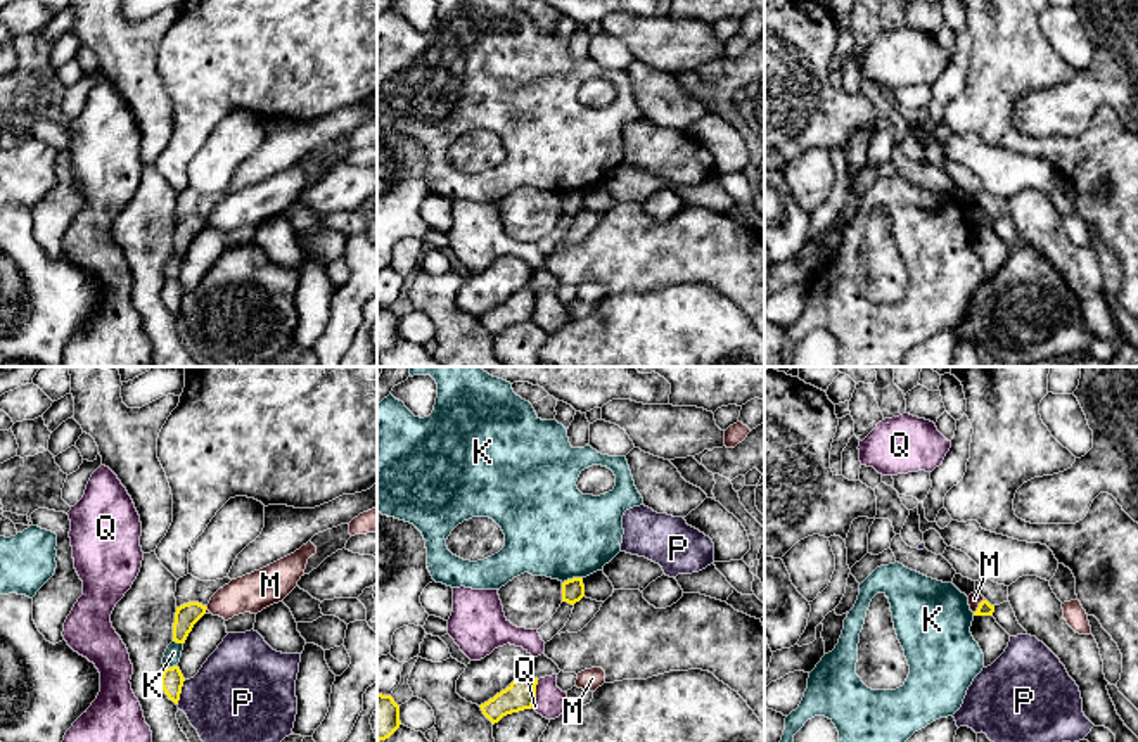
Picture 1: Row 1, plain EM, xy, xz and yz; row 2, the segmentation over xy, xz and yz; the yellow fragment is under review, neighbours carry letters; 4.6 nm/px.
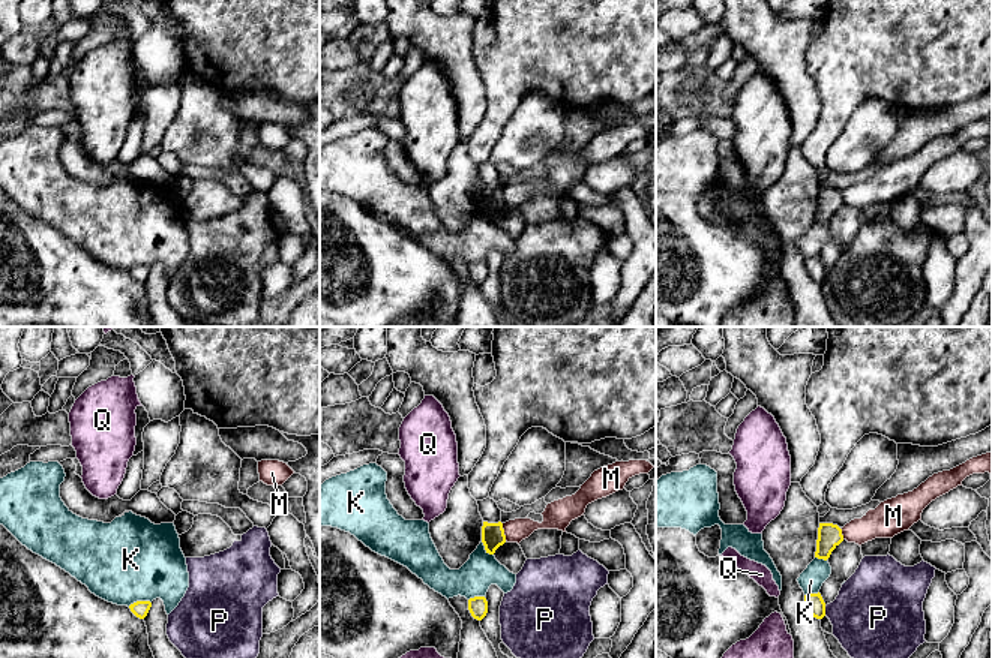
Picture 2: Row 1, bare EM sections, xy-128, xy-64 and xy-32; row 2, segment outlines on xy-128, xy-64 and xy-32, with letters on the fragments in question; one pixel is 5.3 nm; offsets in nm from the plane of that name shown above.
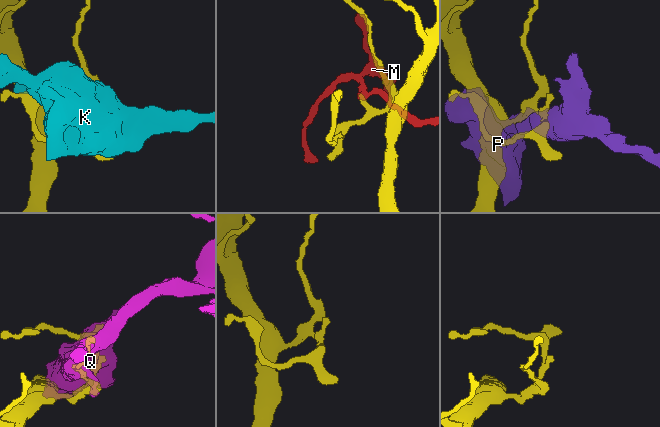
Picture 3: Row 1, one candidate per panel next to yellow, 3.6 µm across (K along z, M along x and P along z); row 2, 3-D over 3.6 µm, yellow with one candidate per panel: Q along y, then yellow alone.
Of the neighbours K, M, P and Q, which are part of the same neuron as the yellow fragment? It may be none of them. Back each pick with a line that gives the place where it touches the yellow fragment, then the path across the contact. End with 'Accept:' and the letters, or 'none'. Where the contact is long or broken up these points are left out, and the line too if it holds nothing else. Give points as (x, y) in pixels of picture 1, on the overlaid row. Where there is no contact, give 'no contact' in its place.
Accept: none

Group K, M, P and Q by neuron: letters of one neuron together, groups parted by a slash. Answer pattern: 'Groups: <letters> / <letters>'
Groups: K / M / P / Q

